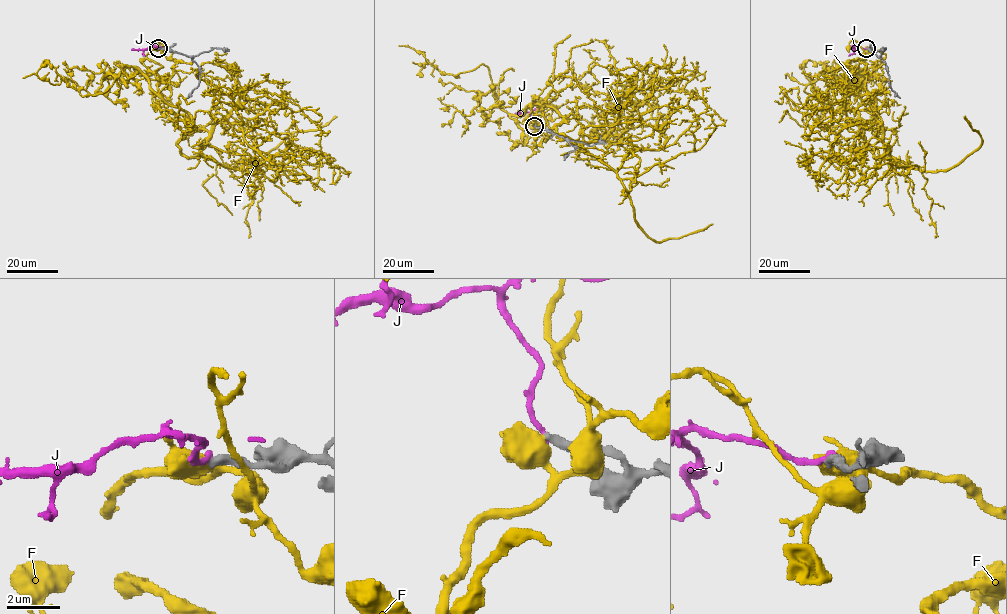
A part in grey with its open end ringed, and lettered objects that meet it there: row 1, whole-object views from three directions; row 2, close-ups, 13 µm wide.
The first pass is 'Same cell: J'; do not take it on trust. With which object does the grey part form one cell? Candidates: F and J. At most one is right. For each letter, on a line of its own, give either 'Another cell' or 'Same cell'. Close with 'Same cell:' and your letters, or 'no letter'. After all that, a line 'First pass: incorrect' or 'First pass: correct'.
F: Another cell
J: Another cell
Same cell: no letter
First pass: incorrect

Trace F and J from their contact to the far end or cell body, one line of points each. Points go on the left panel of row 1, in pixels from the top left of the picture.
F: (158, 49), (160, 97), (208, 133), (203, 154), (238, 167), (295, 146), (330, 162), (321, 136)
J: (158, 48), (154, 45), (131, 50)

